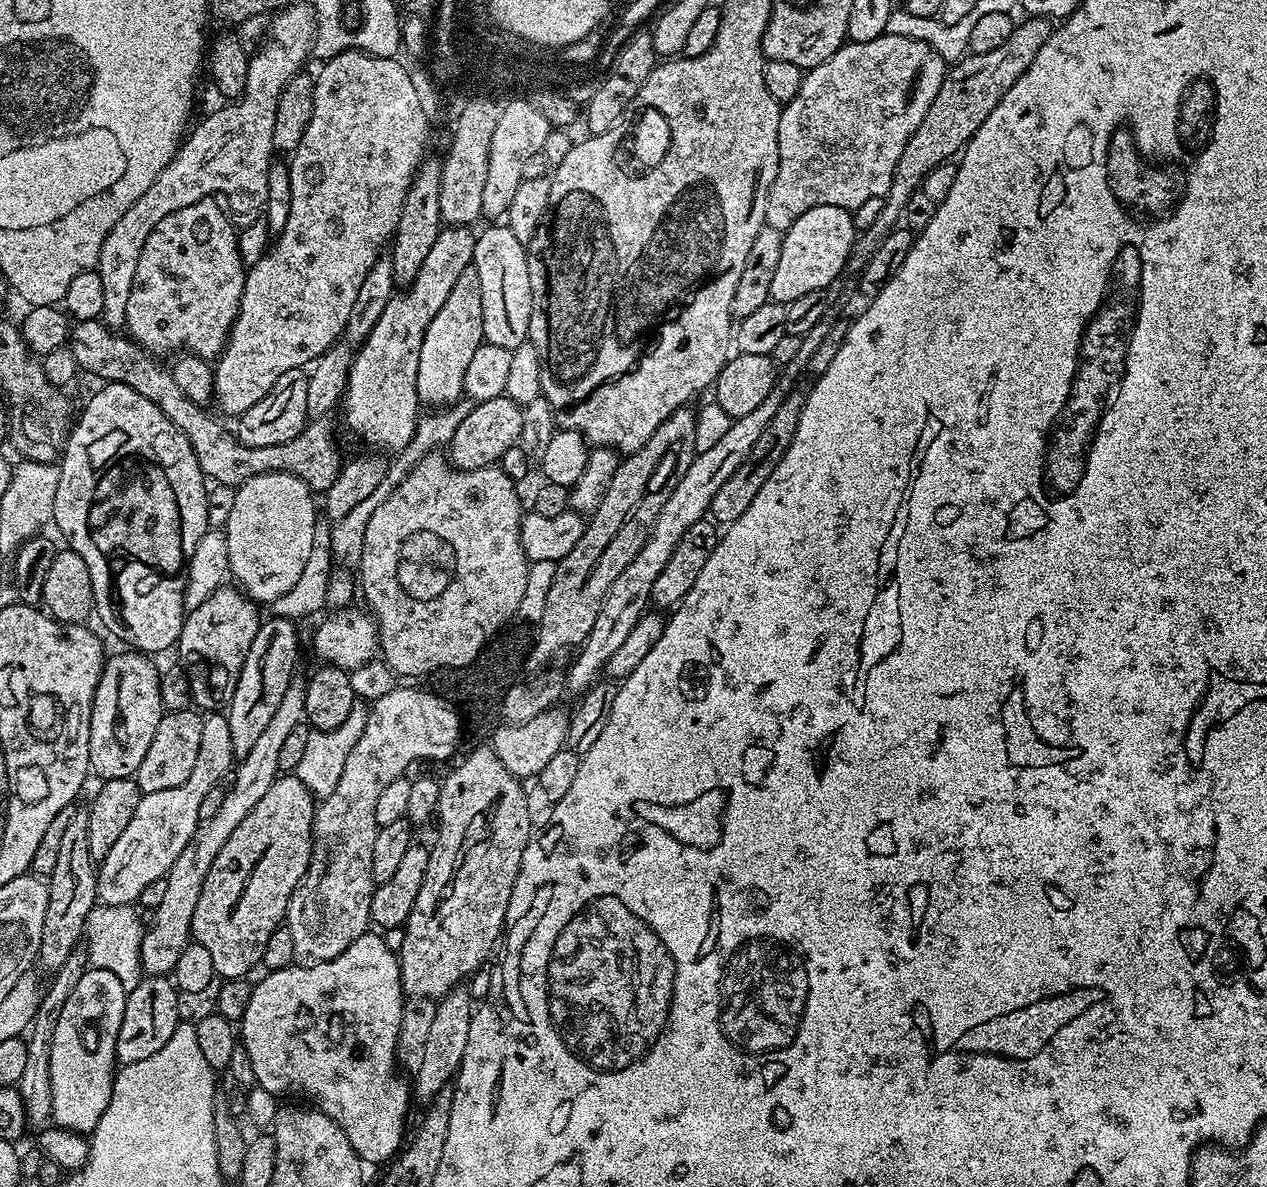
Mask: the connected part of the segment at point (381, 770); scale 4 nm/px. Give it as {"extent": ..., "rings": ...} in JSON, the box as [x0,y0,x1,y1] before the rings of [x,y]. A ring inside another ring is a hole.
{"extent":[286,686,461,962],"rings":[[[396,686],[385,697],[371,701],[370,711],[368,713],[368,721],[362,730],[362,738],[358,738],[358,742],[354,746],[354,750],[350,750],[350,758],[346,758],[346,767],[342,770],[342,778],[338,778],[338,786],[334,786],[334,794],[323,797],[316,807],[316,817],[312,823],[312,861],[308,867],[300,885],[296,888],[296,893],[292,896],[292,900],[288,903],[288,914],[286,917],[286,927],[290,930],[290,934],[294,934],[294,950],[297,957],[304,962],[319,962],[321,960],[333,960],[338,958],[338,954],[342,954],[350,946],[350,942],[354,942],[359,936],[365,935],[369,931],[372,915],[370,914],[370,902],[374,885],[372,883],[372,863],[374,862],[374,838],[376,837],[376,829],[378,827],[374,818],[374,806],[378,803],[378,798],[382,794],[382,790],[386,790],[386,786],[390,786],[390,782],[398,779],[399,776],[405,775],[406,768],[410,767],[415,760],[444,760],[448,755],[456,752],[456,742],[461,739],[461,727],[457,721],[453,720],[452,714],[444,709],[440,701],[434,699],[435,693],[423,688],[402,688]]]}

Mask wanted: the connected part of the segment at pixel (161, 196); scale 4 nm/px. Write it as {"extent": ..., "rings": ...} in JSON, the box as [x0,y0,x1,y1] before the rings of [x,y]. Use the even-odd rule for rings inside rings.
{"extent":[94,5,312,330],"rings":[[[295,5],[277,11],[271,17],[271,20],[273,19],[272,37],[256,53],[254,51],[251,53],[248,61],[248,84],[244,87],[244,95],[239,97],[238,102],[225,103],[223,105],[225,108],[210,113],[192,133],[189,131],[183,137],[176,153],[172,155],[171,162],[161,170],[158,178],[154,178],[150,190],[146,190],[146,194],[142,194],[142,198],[138,198],[138,202],[134,202],[134,206],[130,206],[130,210],[122,214],[122,218],[118,218],[118,222],[114,222],[114,230],[106,234],[106,242],[102,242],[102,250],[98,254],[98,262],[94,270],[101,276],[102,320],[109,329],[116,330],[123,325],[126,302],[130,298],[130,290],[134,282],[134,270],[138,270],[138,254],[142,246],[146,246],[146,238],[150,238],[150,230],[154,230],[154,226],[158,226],[158,222],[166,218],[166,214],[174,210],[182,210],[182,206],[190,206],[205,198],[219,197],[219,192],[225,192],[228,196],[245,192],[246,195],[256,196],[256,198],[263,198],[266,194],[268,167],[274,158],[272,139],[276,125],[278,98],[282,98],[282,90],[286,90],[290,78],[300,73],[305,67],[304,63],[309,63],[311,18],[312,13],[307,7],[295,7]]]}

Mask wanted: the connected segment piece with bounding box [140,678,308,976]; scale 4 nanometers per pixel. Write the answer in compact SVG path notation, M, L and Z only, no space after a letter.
M294 678L282 694L282 702L278 710L274 710L274 718L266 726L266 730L258 738L258 743L250 749L235 765L234 775L231 777L232 789L229 787L222 798L222 806L218 814L209 820L201 820L194 830L190 842L186 842L186 850L178 854L178 862L170 866L166 877L168 885L162 902L151 913L152 925L148 924L141 940L140 967L150 976L168 976L174 970L182 950L190 943L192 936L192 919L194 906L198 906L198 894L202 894L202 882L206 882L206 874L210 874L210 866L214 866L214 858L218 858L218 850L226 846L226 838L238 830L238 822L254 810L254 805L265 796L266 790L281 775L278 766L278 754L285 739L290 735L294 726L305 723L304 707L306 706L307 683L303 679Z

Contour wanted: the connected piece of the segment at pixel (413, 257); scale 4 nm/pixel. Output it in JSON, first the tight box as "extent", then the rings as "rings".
{"extent":[390,158,443,286],"rings":[[[428,158],[421,164],[415,178],[412,179],[410,190],[404,199],[402,214],[398,218],[398,226],[392,233],[390,241],[393,282],[396,286],[411,286],[415,282],[418,278],[418,270],[422,270],[422,262],[426,262],[426,254],[430,254],[434,242],[438,242],[438,234],[442,227],[440,195],[442,194],[443,170],[443,163],[439,159]]]}

